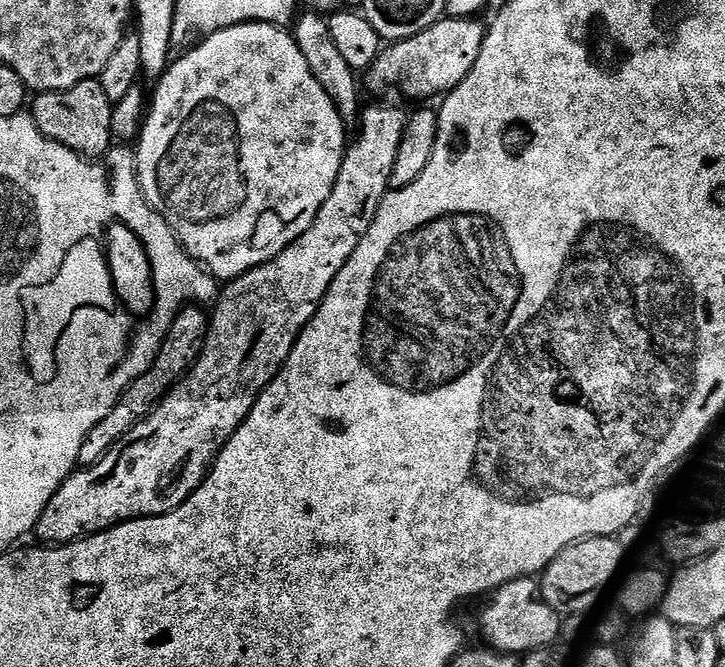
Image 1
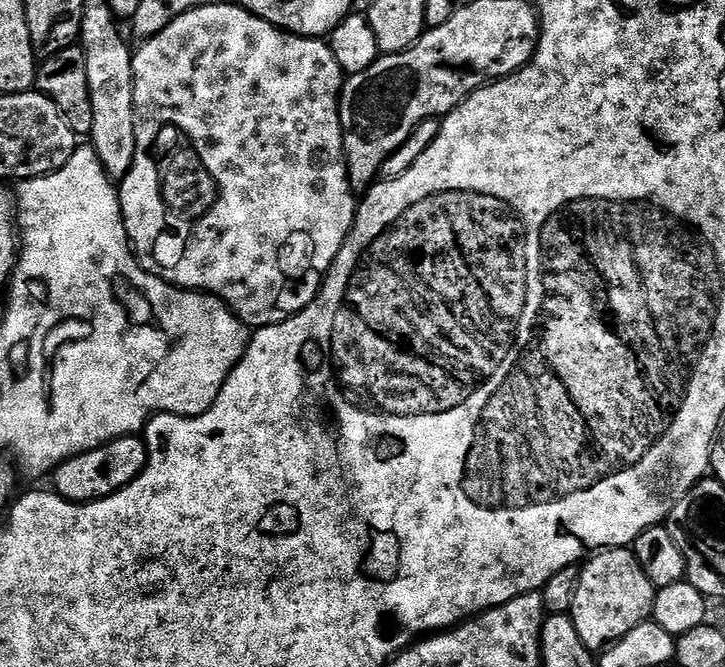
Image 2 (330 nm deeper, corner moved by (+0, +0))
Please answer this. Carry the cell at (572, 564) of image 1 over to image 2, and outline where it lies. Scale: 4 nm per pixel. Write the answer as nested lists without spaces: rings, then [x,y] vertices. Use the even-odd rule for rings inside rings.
[[[631,547],[605,548],[580,568],[570,615],[582,642],[593,650],[603,650],[651,617],[655,597],[656,587],[646,578]]]

